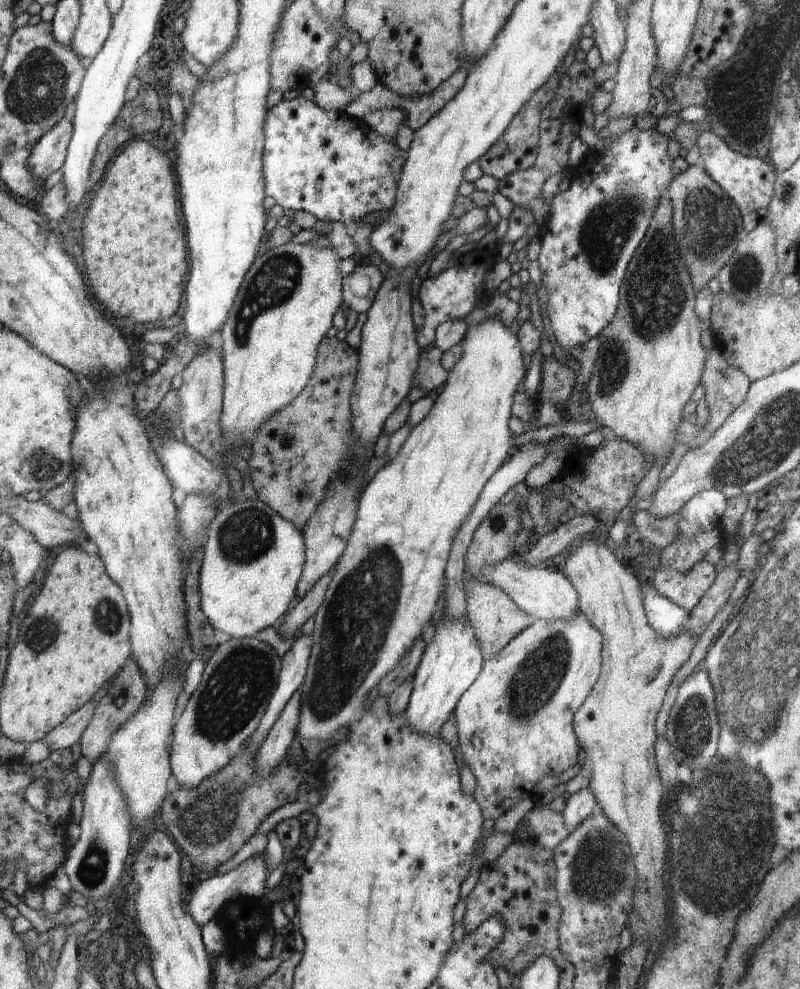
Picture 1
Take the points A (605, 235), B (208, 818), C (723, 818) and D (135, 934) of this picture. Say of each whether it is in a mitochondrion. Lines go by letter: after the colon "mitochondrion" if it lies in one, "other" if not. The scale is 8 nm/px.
A: mitochondrion
B: mitochondrion
C: mitochondrion
D: other

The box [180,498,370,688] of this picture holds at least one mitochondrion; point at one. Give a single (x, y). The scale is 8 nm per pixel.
(245, 537)

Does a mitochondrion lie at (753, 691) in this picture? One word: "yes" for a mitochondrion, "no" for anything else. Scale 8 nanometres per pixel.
yes

